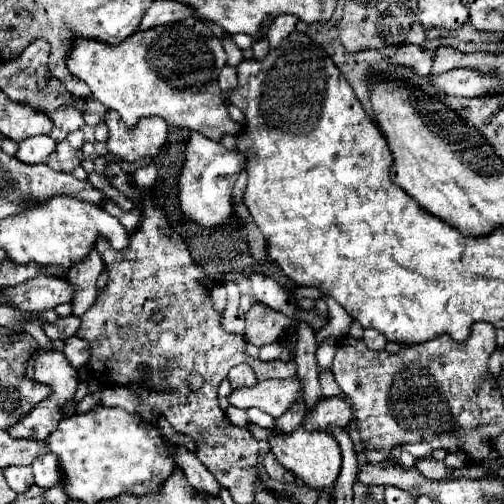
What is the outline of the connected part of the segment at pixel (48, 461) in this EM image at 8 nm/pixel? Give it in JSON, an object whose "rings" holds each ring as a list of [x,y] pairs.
{"rings":[[[51,452],[37,456],[33,460],[31,468],[35,474],[35,482],[41,488],[51,488],[55,484],[61,484],[61,480],[63,480],[63,476],[59,472],[59,460],[55,460],[55,454],[51,454]]]}

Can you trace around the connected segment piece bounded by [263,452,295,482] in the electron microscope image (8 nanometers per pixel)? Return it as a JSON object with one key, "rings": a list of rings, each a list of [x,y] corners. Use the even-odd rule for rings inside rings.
{"rings":[[[271,452],[263,458],[263,466],[267,470],[267,474],[273,478],[273,480],[279,480],[279,482],[295,482],[295,476],[291,476],[291,472],[287,472],[287,468],[283,468],[275,456],[271,456]]]}

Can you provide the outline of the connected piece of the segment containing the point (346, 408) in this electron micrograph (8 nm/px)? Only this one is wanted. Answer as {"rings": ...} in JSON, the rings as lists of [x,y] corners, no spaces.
{"rings":[[[323,398],[315,406],[311,414],[307,414],[303,426],[307,430],[325,430],[329,426],[341,426],[347,428],[353,418],[353,406],[347,402],[347,398]]]}

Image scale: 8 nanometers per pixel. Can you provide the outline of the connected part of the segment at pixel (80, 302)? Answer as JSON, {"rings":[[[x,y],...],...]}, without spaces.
{"rings":[[[91,250],[85,260],[81,260],[79,264],[75,264],[69,270],[67,280],[77,290],[75,300],[71,300],[75,316],[83,316],[91,308],[91,304],[95,302],[95,296],[97,296],[95,282],[103,270],[105,270],[105,264],[103,264],[103,258],[99,258],[97,250]]]}

